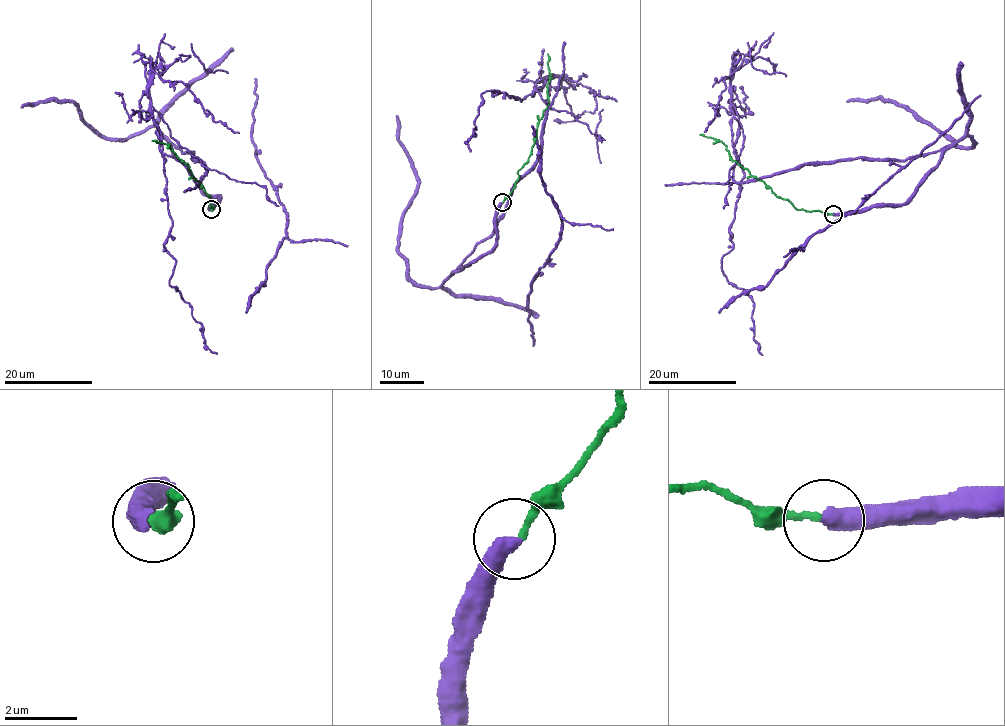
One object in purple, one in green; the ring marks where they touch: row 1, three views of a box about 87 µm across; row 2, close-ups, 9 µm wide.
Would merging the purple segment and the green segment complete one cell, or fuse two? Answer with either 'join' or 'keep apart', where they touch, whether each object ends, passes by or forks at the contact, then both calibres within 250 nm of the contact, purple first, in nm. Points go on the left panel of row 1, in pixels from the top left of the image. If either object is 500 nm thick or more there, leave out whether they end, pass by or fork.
keep apart; at (211, 209); purple ends there; green ends there; 480 nm thick on the purple side, 180 nm on the other

